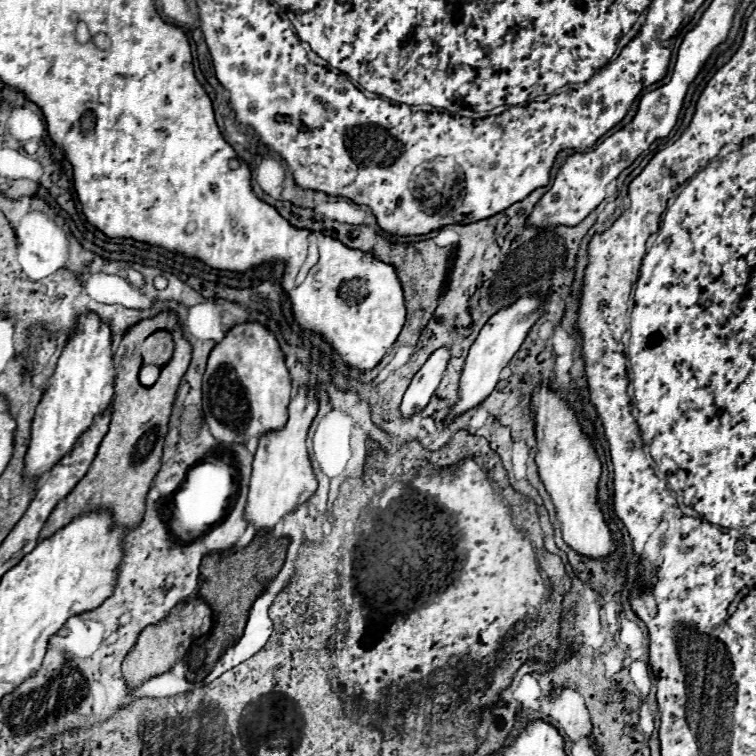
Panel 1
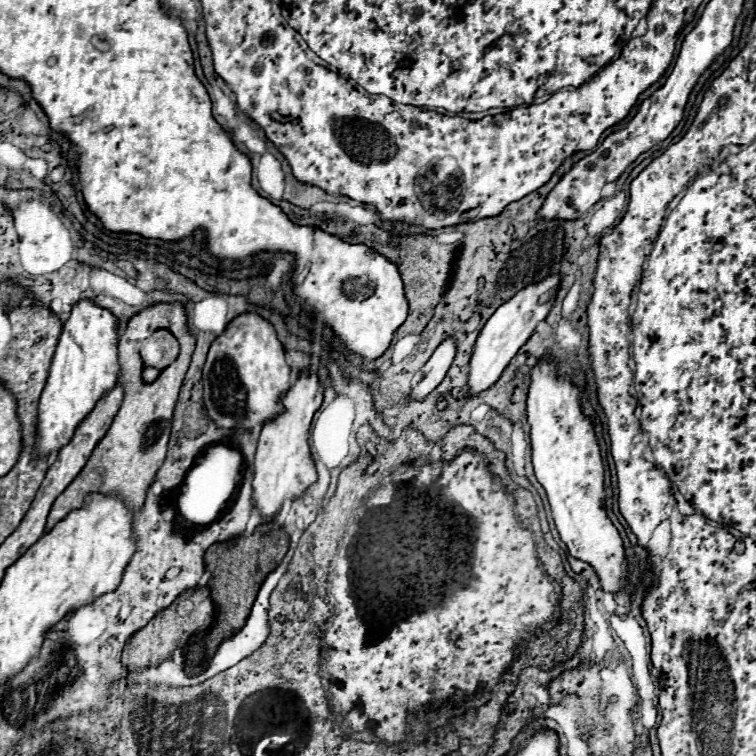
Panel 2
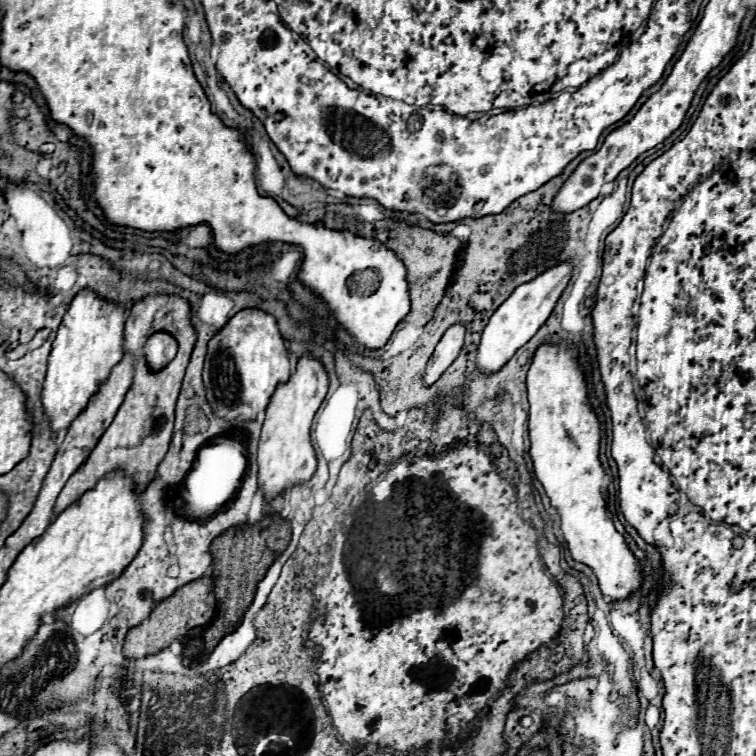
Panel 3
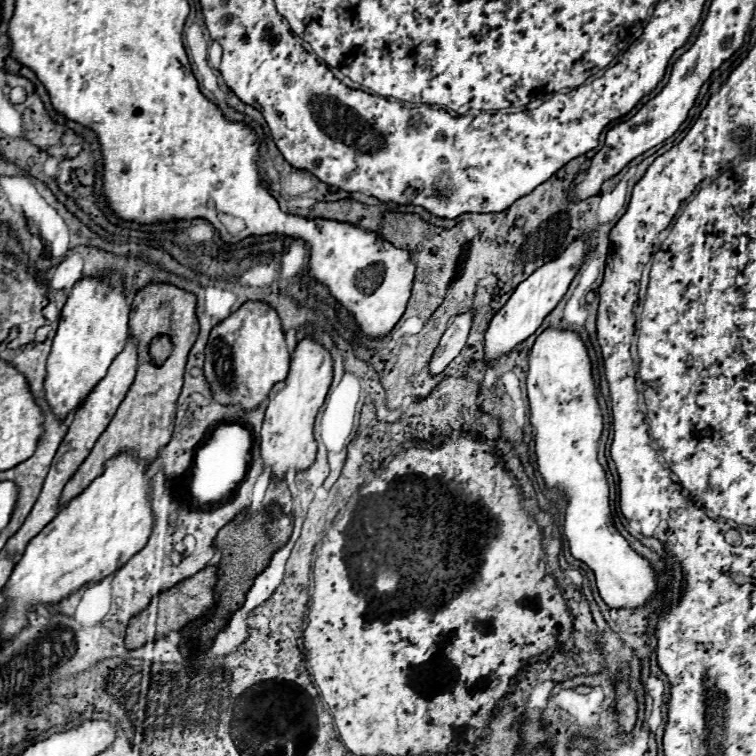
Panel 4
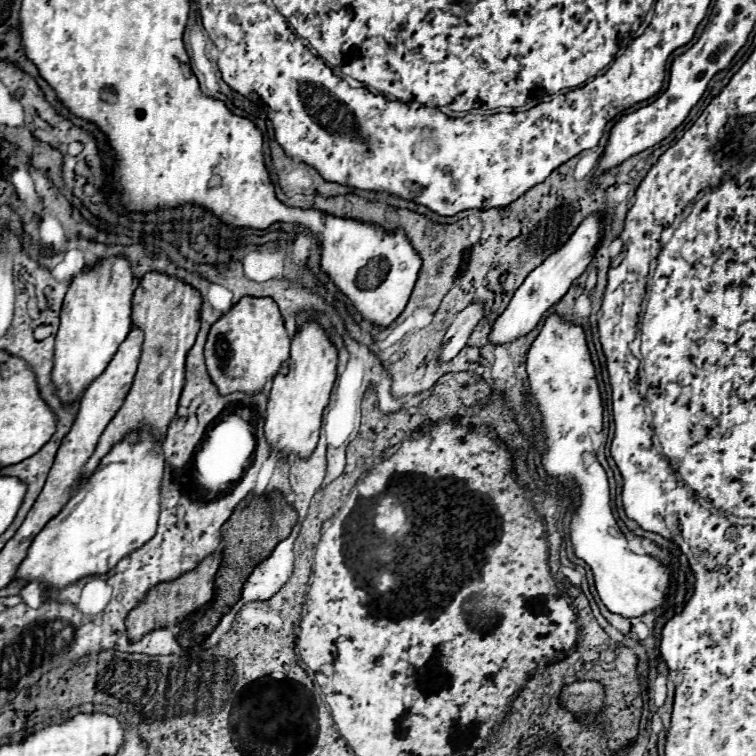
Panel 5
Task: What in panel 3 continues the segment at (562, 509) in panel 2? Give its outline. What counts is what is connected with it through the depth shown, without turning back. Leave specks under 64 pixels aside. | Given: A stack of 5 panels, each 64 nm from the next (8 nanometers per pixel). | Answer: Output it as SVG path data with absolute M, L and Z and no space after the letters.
M566 342L560 346L544 344L534 354L526 380L530 402L530 456L534 474L560 516L560 530L572 558L594 570L604 596L624 600L642 586L642 574L624 536L614 528L606 510L604 498L608 486L598 458L600 424L586 404L586 380L576 356L578 350Z

